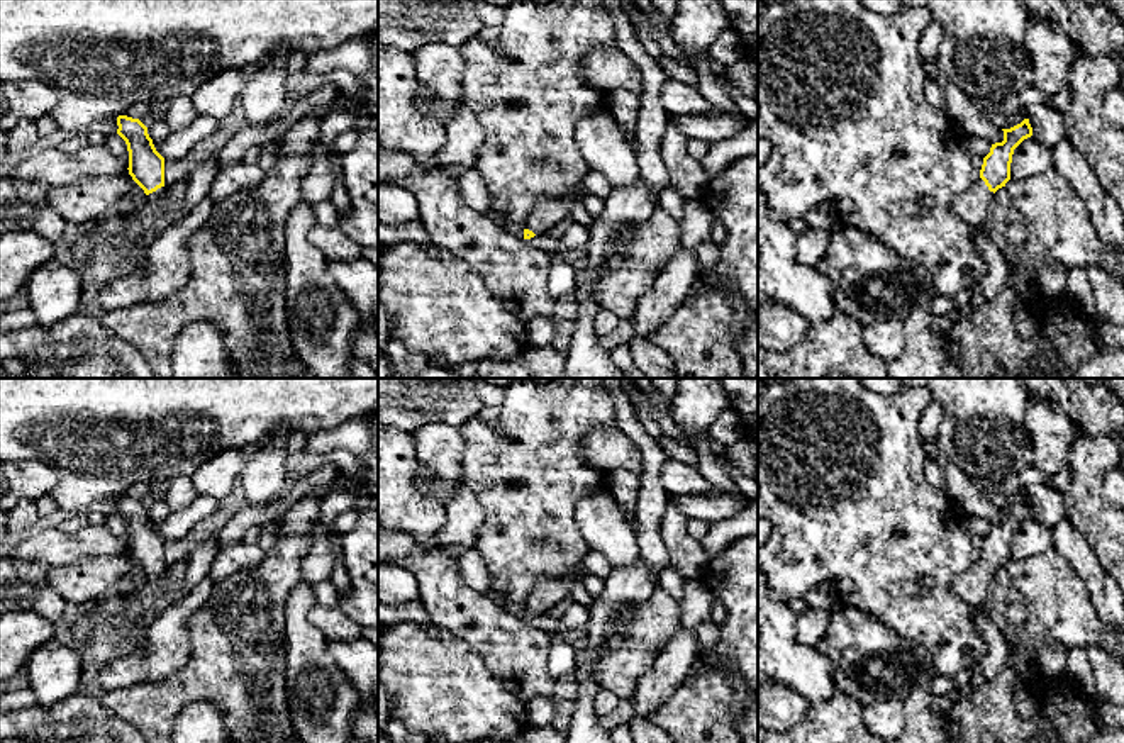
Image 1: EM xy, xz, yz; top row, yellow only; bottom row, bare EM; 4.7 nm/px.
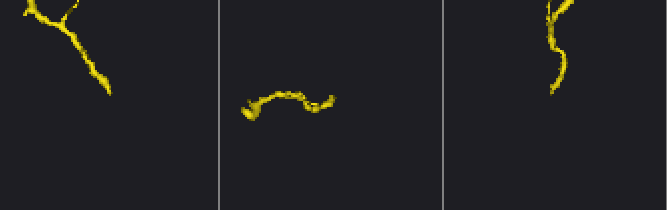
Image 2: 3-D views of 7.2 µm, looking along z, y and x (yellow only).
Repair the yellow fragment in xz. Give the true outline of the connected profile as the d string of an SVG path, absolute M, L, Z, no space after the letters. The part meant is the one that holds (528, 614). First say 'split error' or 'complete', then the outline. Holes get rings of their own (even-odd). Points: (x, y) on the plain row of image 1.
split error | M583 561L571 568L563 577L543 578L529 594L524 602L524 619L548 614L556 604L570 597L575 582L585 577L587 570Z

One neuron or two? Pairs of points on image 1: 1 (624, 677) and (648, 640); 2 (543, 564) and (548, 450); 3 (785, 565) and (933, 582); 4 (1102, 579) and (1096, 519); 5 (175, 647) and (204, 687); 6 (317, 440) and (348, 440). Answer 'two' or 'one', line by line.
1: one
2: one
3: one
4: two
5: two
6: one

